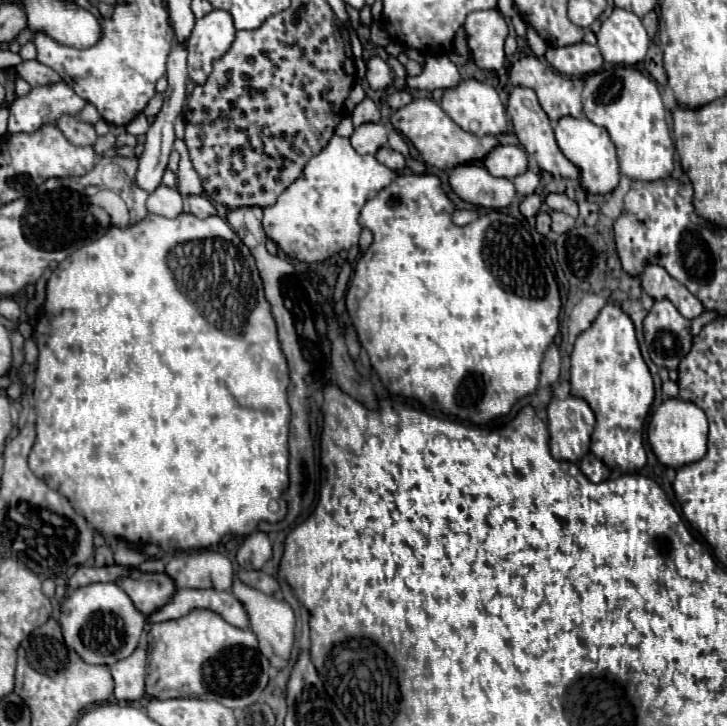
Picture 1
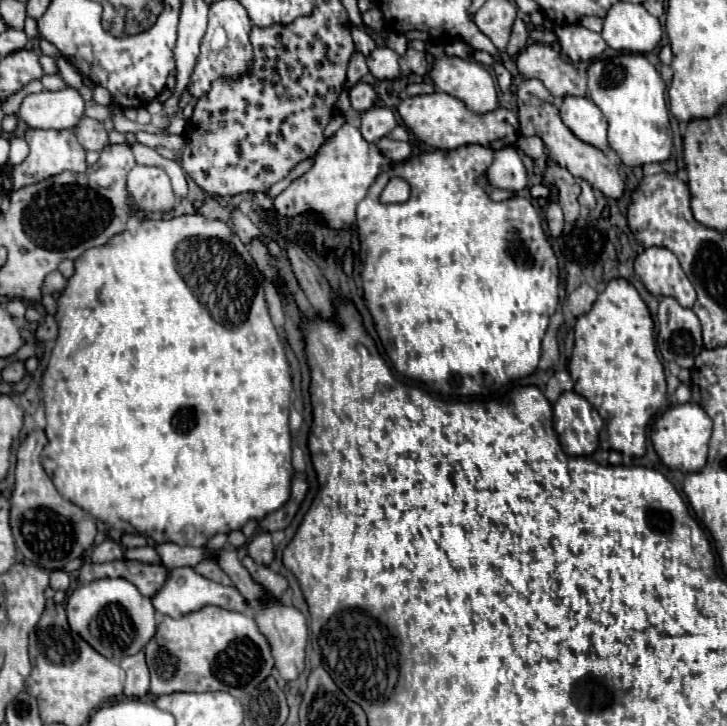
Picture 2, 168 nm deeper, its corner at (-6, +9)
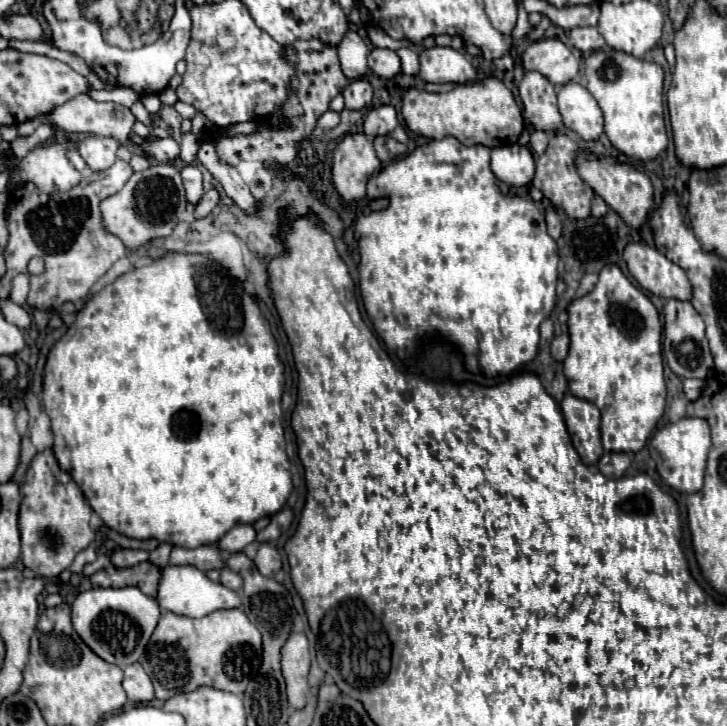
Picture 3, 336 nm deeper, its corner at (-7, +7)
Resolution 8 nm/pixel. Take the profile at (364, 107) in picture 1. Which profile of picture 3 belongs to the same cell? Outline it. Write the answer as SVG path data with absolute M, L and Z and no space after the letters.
M352 80L342 94L346 100L346 108L350 110L364 110L372 102L372 86L366 80Z

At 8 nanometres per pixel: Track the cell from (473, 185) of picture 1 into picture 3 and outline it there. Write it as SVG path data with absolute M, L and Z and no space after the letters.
M518 144L492 148L492 172L496 178L510 186L526 186L534 178L534 156L528 148Z

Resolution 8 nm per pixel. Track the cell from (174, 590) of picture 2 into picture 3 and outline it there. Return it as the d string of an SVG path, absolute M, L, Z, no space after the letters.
M166 566L162 570L156 600L162 610L188 618L202 618L220 608L240 608L240 596L234 590L222 586L220 582L212 582L204 572L194 566Z

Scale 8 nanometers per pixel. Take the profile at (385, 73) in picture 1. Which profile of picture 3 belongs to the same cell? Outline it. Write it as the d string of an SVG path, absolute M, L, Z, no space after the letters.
M374 48L368 54L368 66L380 78L394 78L400 72L400 58L394 50L388 48Z

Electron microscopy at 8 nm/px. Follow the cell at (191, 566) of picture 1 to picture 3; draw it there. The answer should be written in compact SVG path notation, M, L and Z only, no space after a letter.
M220 570L218 572L218 582L224 584L224 586L228 586L228 588L232 588L232 590L238 590L242 586L240 574L236 574L232 570Z

